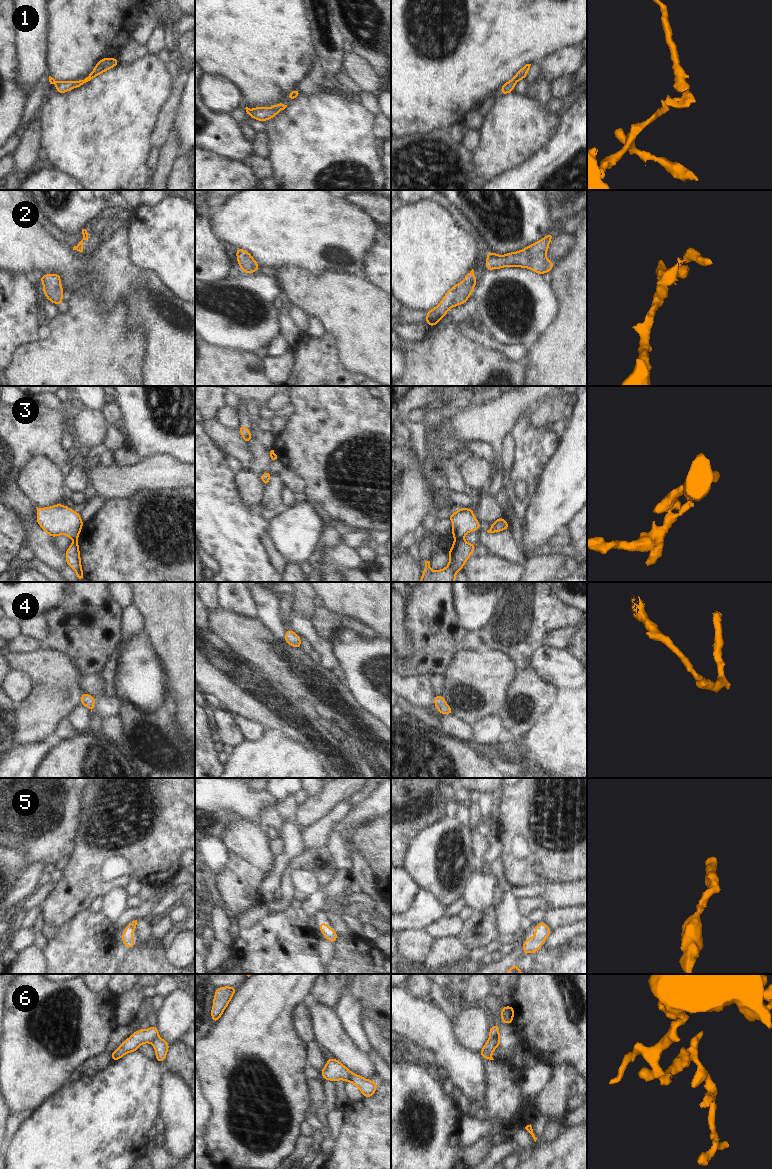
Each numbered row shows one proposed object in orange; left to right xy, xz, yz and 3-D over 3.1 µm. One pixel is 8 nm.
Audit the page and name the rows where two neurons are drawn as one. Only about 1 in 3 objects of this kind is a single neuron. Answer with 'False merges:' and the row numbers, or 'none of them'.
False merges: 3, 6.

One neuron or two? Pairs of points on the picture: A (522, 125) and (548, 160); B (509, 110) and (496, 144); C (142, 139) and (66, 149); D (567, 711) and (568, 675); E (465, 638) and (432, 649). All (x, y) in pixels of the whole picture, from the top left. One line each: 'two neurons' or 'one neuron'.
A: two neurons
B: one neuron
C: one neuron
D: two neurons
E: one neuron

